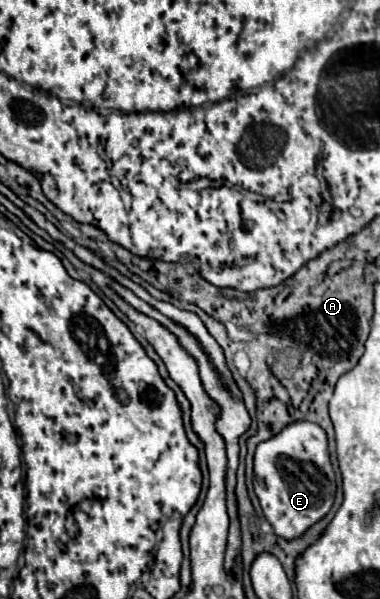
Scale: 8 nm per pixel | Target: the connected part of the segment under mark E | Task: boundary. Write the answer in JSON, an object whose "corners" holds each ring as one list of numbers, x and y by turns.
{"corners":[[298,420,280,430,274,438,256,446,254,492,266,520,280,538,292,540,328,514,336,494,334,470,328,458,328,438,322,426]]}

